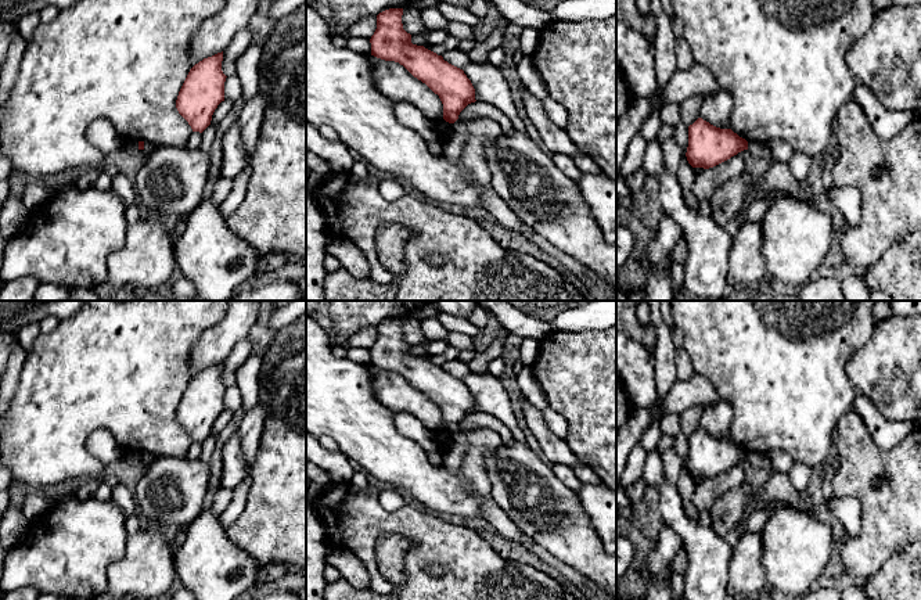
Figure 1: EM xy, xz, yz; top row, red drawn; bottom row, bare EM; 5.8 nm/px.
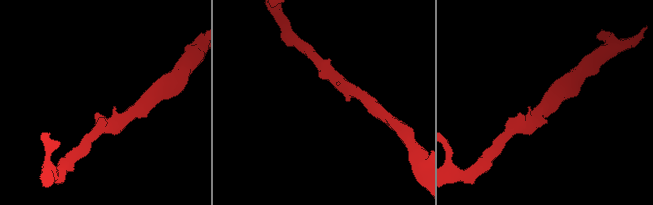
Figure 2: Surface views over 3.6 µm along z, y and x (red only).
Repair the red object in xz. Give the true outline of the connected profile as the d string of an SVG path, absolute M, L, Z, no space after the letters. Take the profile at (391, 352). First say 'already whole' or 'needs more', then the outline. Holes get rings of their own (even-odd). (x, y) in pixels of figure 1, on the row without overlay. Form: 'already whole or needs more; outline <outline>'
already whole; outline M389 319L377 326L377 339L370 349L371 366L403 376L414 388L425 394L443 414L443 430L454 434L460 423L475 413L475 399L463 380L449 374L442 366L411 353L403 339L403 319Z

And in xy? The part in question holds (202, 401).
already whole; outline M223 362L195 374L179 402L176 418L193 442L202 443L217 416L224 412L227 387L222 381L222 371Z

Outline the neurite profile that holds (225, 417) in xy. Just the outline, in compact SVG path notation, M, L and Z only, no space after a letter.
M227 410L222 412L215 420L211 434L222 432L230 424L231 417L233 417L233 412L227 412Z

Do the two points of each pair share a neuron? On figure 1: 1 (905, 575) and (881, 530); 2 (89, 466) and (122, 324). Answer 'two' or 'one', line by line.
1: two
2: one

